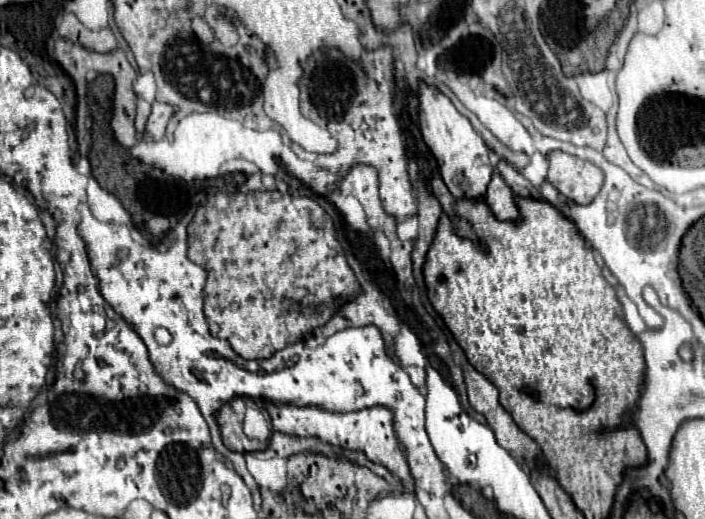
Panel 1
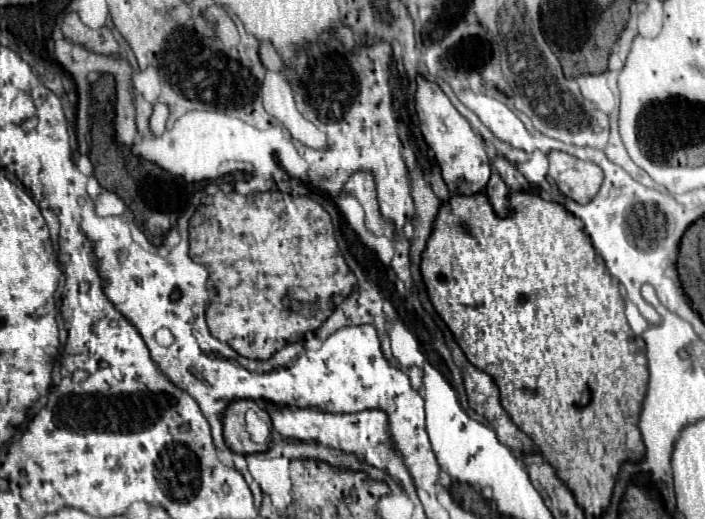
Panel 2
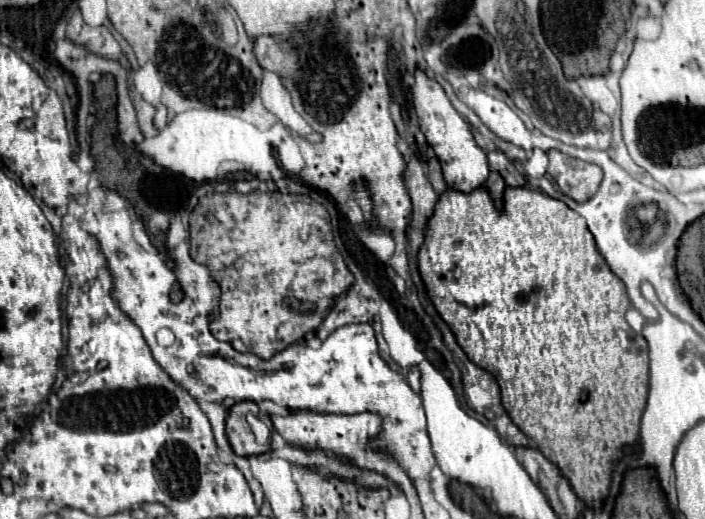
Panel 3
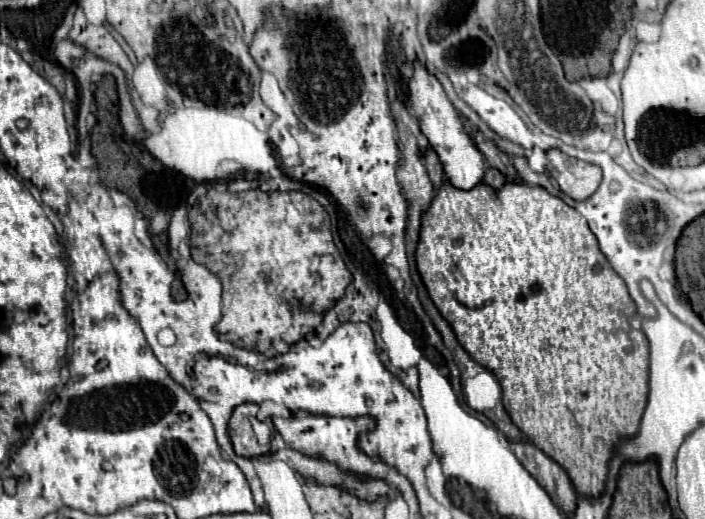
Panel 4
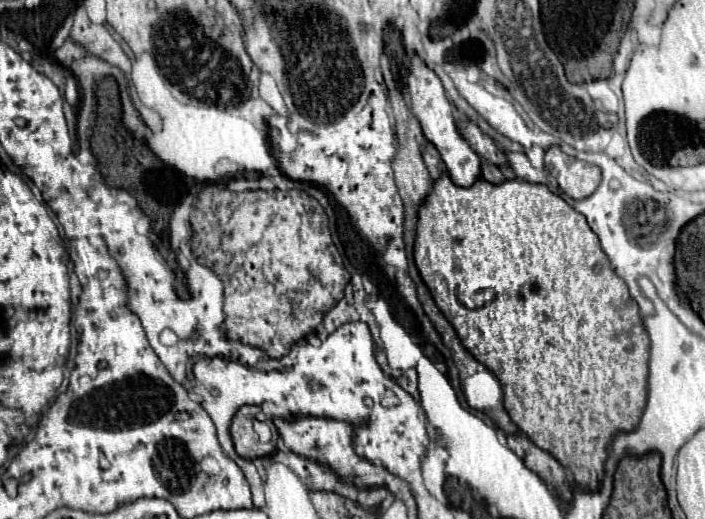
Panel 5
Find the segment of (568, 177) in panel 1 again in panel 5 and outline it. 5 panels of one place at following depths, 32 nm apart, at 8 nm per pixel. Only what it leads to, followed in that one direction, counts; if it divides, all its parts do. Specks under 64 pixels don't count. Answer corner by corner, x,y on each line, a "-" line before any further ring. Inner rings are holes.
558,146
546,150
546,168
550,174
556,174
560,190
574,200
588,198
602,180
602,172
598,166
572,158

